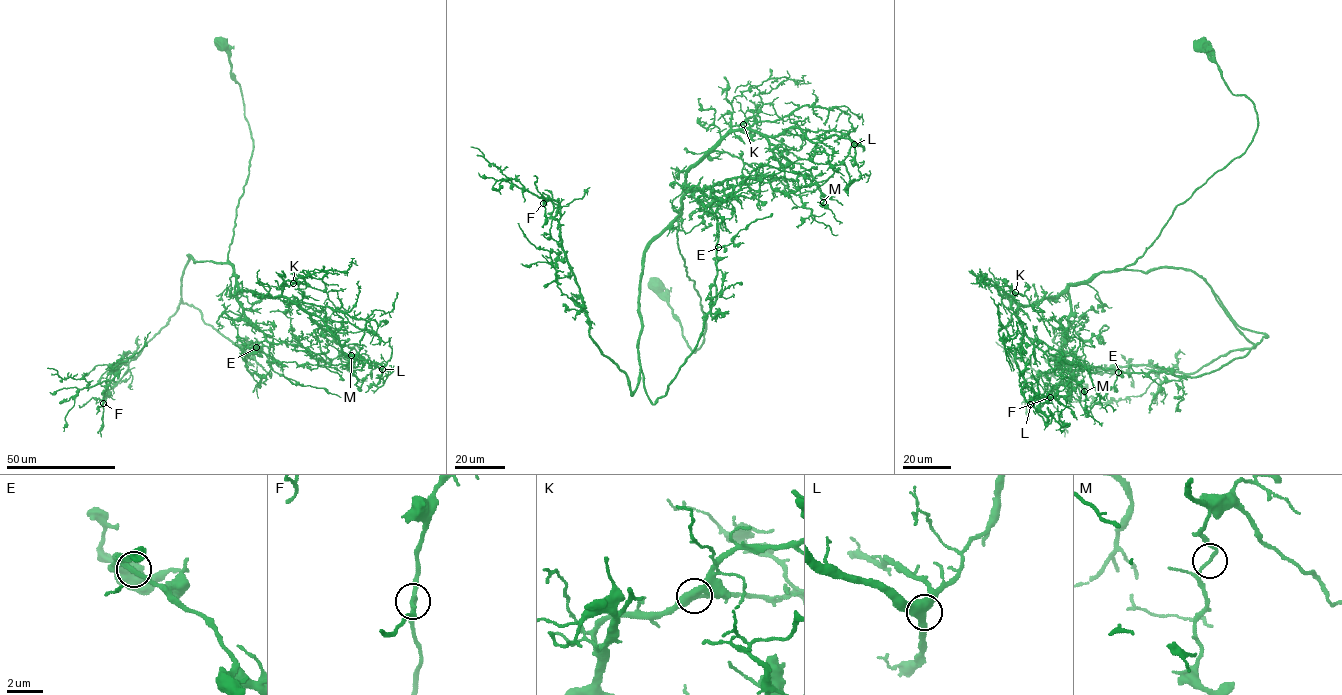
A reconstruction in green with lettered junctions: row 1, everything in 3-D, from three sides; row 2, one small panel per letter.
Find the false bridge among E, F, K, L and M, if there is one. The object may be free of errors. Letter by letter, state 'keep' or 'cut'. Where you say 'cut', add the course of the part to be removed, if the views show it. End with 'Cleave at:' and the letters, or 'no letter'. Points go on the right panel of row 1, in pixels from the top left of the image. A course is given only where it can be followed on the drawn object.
E: keep
F: keep
K: keep
L: keep
M: keep
Cleave at: no letter

